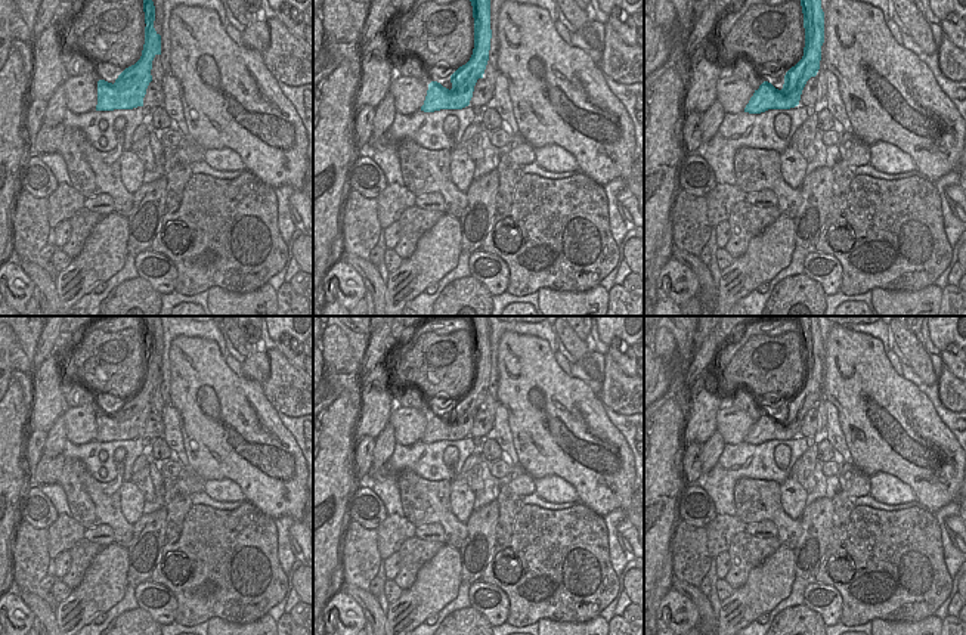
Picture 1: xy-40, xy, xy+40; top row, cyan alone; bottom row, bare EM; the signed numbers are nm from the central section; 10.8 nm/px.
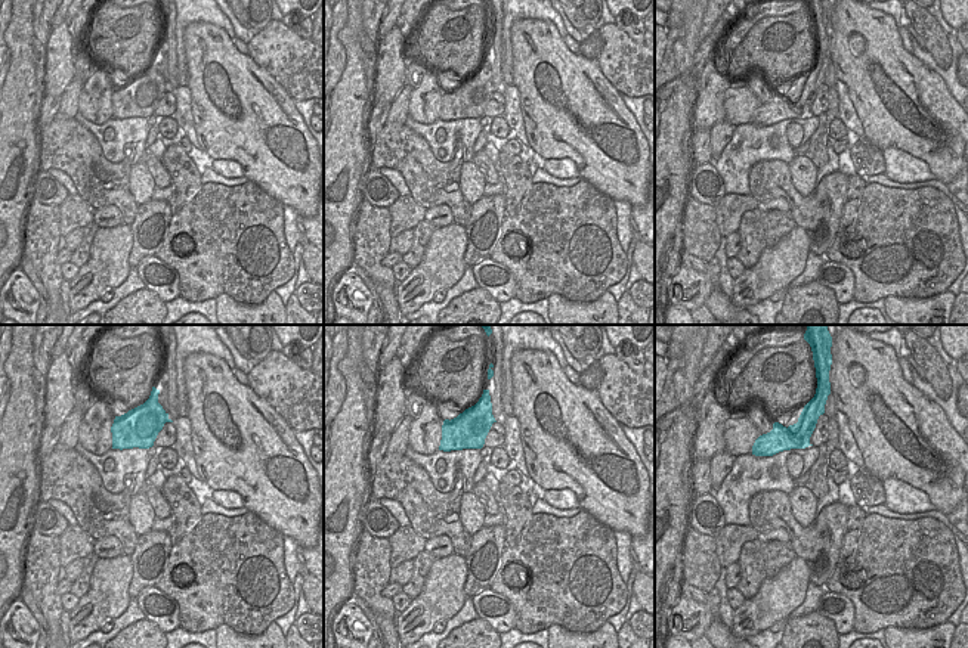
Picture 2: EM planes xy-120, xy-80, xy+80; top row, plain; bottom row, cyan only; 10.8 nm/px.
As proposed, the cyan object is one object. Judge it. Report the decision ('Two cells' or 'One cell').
Two cells

